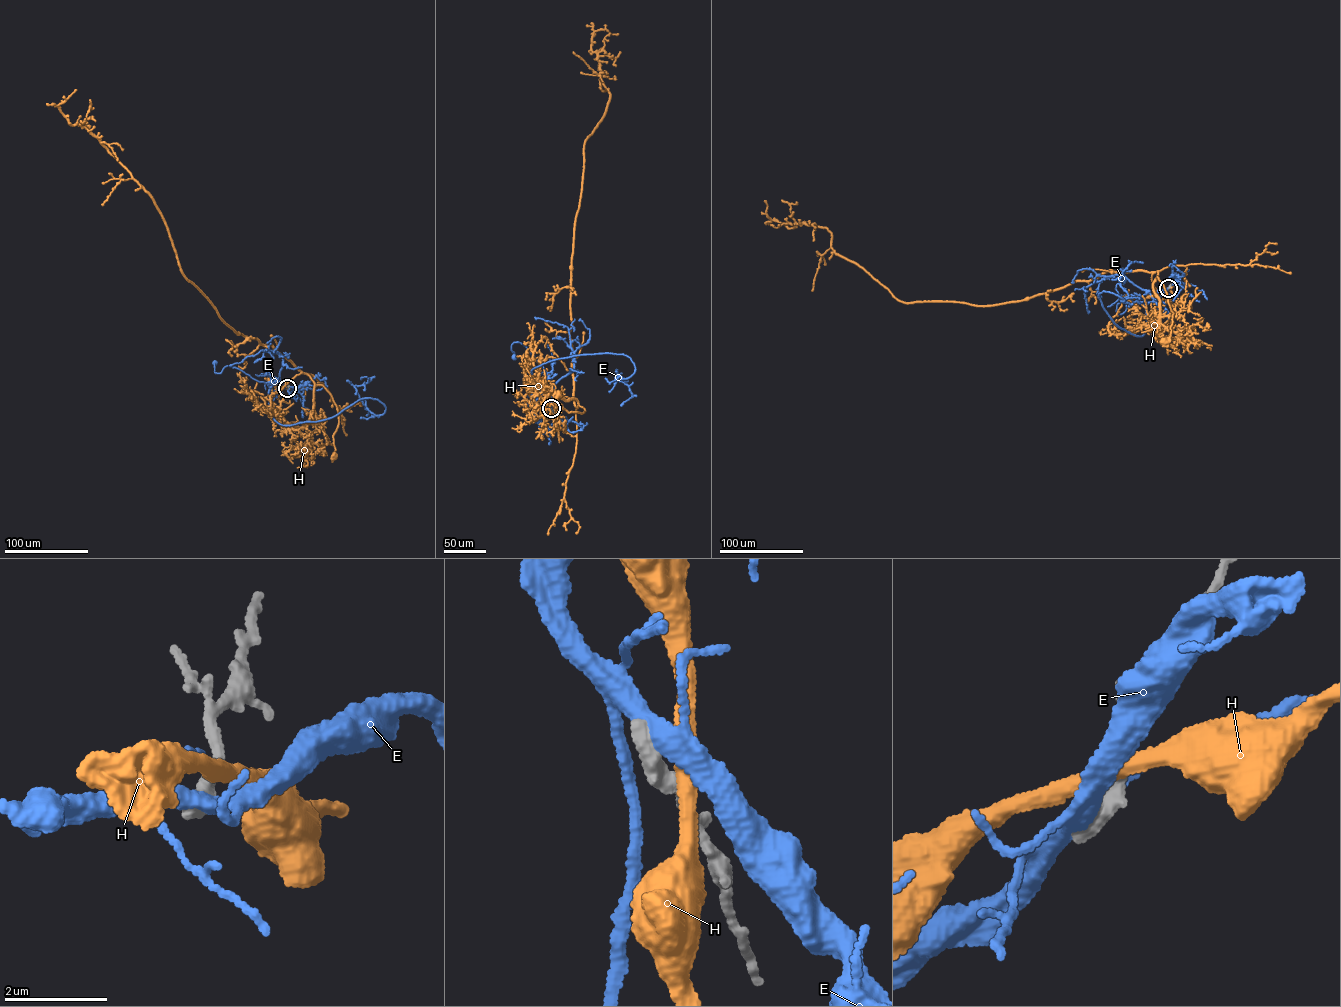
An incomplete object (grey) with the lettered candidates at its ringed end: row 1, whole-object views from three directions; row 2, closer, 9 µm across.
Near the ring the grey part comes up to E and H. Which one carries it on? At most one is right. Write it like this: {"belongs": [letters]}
{"belongs": []}

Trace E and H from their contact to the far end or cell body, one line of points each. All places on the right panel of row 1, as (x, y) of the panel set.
E: (1169, 288), (1155, 300), (1118, 303), (1118, 314), (1125, 310), (1126, 304), (1130, 301)
H: (1169, 287), (1156, 293), (1153, 273), (1158, 272), (1154, 280), (1157, 277), (1163, 285), (1173, 313), (1164, 342)

